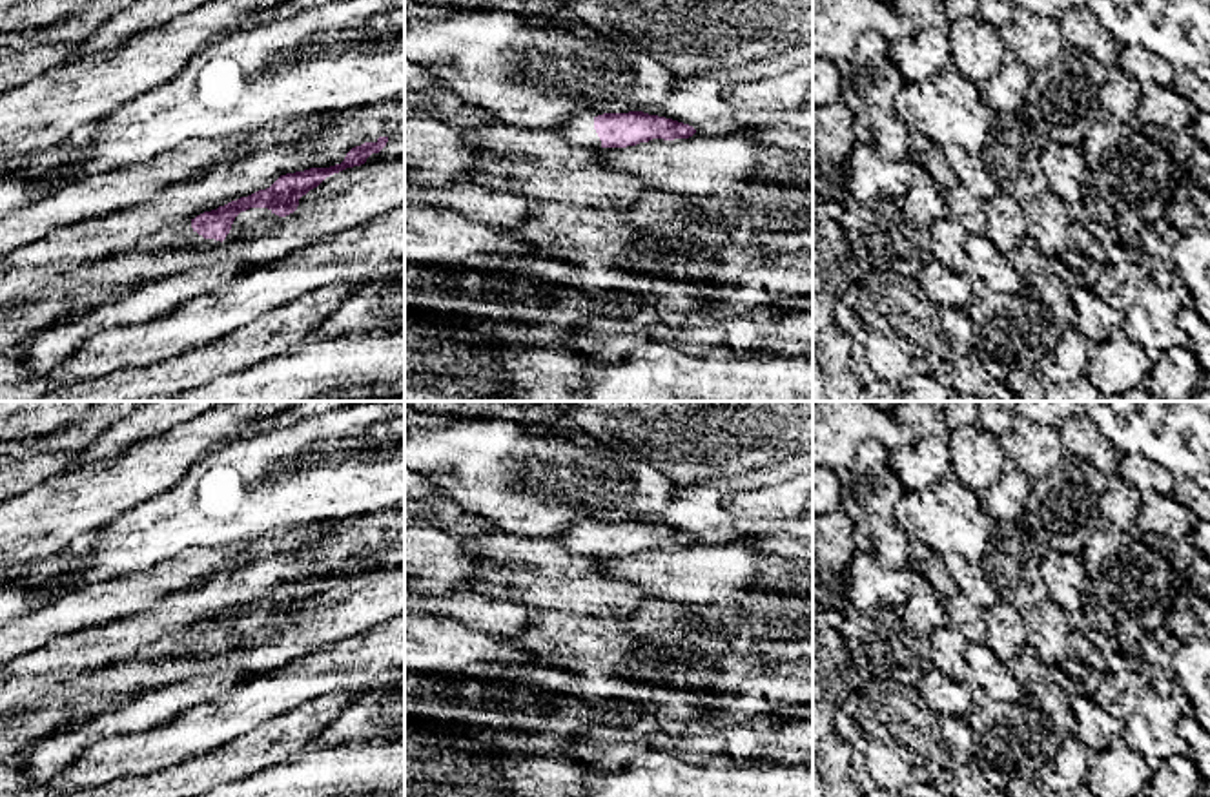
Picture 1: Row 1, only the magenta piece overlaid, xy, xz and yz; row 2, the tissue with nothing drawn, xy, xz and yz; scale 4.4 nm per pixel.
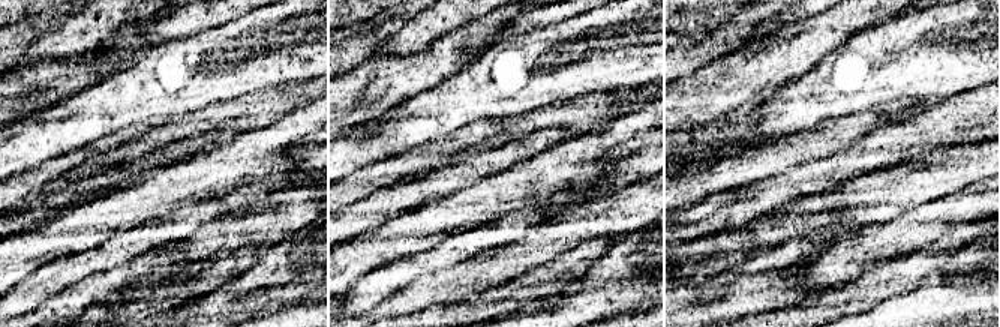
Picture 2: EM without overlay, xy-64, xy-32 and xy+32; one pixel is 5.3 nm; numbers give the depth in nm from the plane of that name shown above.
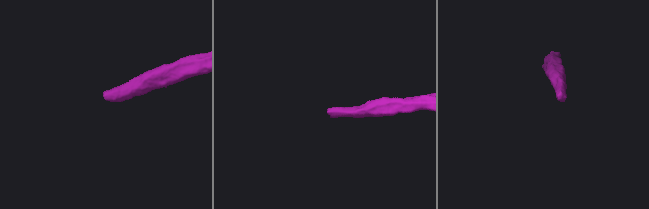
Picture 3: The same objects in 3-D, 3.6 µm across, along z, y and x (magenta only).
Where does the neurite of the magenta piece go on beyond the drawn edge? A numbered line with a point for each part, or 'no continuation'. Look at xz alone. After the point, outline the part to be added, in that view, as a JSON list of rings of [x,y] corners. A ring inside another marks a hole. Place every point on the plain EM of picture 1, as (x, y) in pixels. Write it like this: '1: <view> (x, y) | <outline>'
1: xz (578, 538) | [[[592,518],[572,523],[567,531],[556,534],[556,538],[574,554],[601,556],[601,549],[594,538],[594,527],[601,523]]]

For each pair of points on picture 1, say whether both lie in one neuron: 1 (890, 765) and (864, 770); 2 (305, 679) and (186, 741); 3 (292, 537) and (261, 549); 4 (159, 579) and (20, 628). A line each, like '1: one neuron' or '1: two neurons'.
1: one neuron
2: one neuron
3: one neuron
4: one neuron

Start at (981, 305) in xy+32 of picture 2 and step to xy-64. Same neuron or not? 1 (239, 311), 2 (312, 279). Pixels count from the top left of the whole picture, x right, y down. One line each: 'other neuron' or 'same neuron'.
1: same neuron
2: other neuron

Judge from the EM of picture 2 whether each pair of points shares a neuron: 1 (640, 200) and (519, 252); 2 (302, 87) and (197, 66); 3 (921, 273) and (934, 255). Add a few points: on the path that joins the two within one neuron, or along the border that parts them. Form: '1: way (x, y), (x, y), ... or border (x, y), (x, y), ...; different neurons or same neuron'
1: way (610, 218), (585, 221), (549, 239); same neuron
2: border (312, 78), (248, 92); different neurons
3: way (921, 269), (930, 260); same neuron

